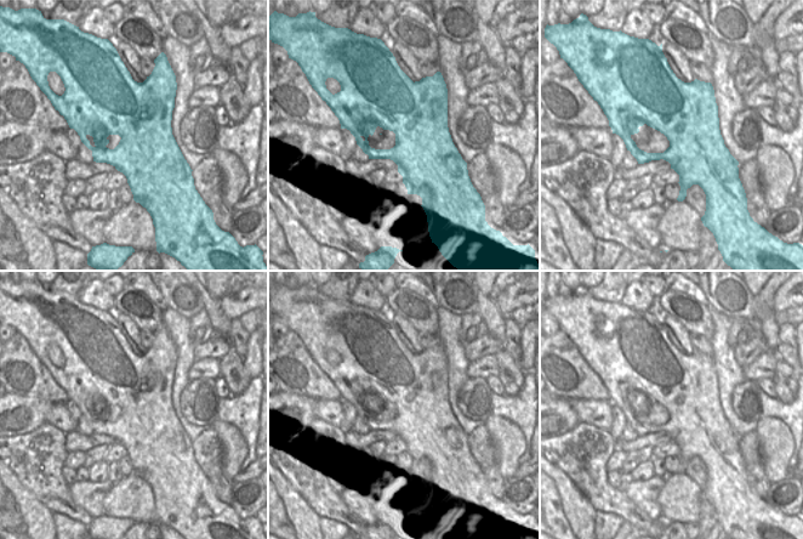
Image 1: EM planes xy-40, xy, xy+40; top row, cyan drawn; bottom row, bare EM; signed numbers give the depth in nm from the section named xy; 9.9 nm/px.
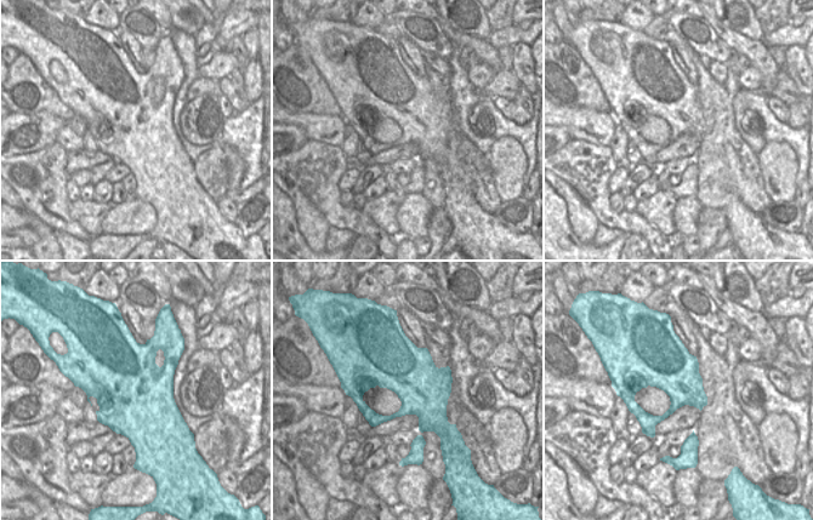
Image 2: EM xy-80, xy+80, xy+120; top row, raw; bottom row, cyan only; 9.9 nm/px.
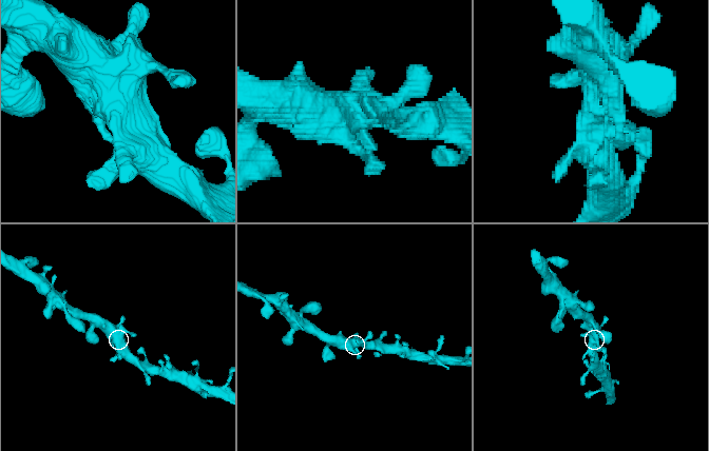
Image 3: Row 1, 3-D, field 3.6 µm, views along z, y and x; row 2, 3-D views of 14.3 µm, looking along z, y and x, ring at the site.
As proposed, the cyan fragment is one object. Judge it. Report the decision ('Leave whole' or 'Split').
Leave whole.

